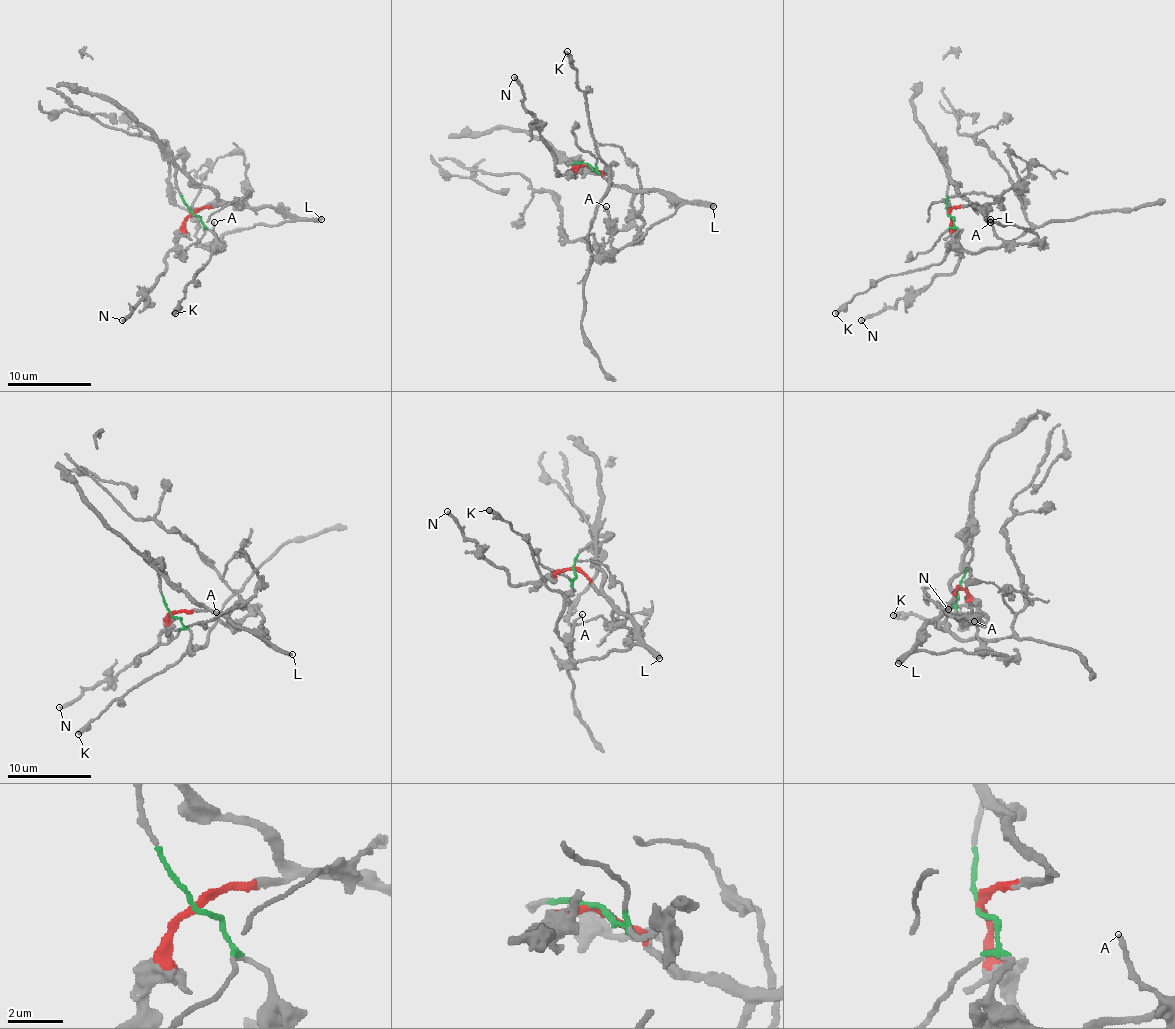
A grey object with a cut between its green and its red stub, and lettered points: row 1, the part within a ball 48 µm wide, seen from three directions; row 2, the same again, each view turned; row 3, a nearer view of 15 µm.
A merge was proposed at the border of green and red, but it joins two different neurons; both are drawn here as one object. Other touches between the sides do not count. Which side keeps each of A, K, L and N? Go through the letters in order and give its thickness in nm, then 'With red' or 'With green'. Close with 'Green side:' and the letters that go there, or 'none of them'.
A: Thickness 160 nm. With red
K: Thickness 400 nm. With green
L: Thickness 340 nm. With red
N: Thickness 240 nm. With red
Green side: K

